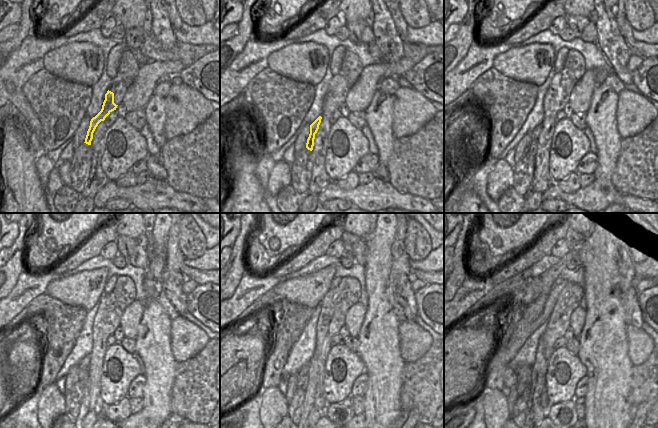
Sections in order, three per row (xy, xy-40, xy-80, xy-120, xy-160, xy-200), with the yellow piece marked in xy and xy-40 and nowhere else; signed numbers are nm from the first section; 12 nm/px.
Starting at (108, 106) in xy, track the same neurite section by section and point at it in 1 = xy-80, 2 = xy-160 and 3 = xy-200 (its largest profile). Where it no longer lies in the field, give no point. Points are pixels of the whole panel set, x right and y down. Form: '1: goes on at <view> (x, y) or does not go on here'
1: goes on at xy-80 (535, 133)
2: goes on at xy-160 (302, 374)
3: goes on at xy-200 (521, 386)

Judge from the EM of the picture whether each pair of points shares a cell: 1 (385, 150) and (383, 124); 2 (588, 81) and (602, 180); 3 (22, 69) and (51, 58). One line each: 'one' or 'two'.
1: one
2: two
3: two

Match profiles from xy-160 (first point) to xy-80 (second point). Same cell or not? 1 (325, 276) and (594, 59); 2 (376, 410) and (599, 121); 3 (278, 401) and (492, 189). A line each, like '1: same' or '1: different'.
1: different
2: same
3: same

